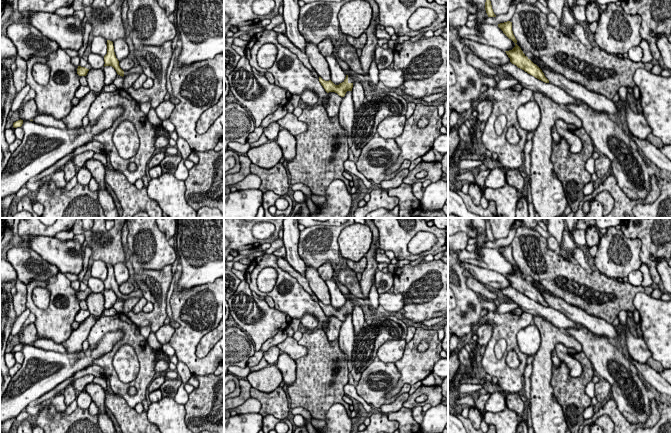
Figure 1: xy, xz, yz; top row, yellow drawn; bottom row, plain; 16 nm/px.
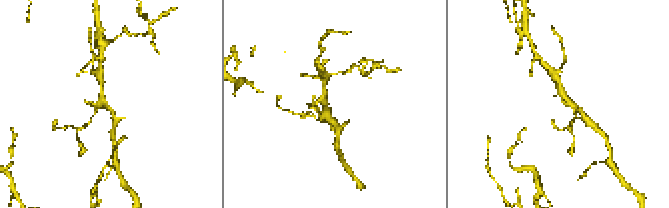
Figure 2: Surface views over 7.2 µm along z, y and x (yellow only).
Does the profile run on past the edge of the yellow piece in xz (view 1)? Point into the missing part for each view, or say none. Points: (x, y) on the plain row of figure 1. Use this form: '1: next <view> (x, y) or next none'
1: next none

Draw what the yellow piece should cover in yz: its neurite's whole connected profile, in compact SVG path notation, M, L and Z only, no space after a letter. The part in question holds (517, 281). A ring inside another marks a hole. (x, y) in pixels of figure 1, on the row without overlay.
M507 245L504 247L498 248L498 251L503 255L503 257L515 267L515 271L512 274L505 275L510 286L516 289L518 292L524 294L528 298L534 300L535 302L549 307L549 304L545 301L542 294L534 288L521 274L521 272L516 268L517 264L512 255L512 246Z

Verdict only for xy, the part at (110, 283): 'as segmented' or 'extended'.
extended

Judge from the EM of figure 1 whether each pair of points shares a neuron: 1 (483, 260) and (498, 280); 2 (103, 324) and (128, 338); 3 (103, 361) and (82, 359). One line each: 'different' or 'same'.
1: different
2: same
3: different

